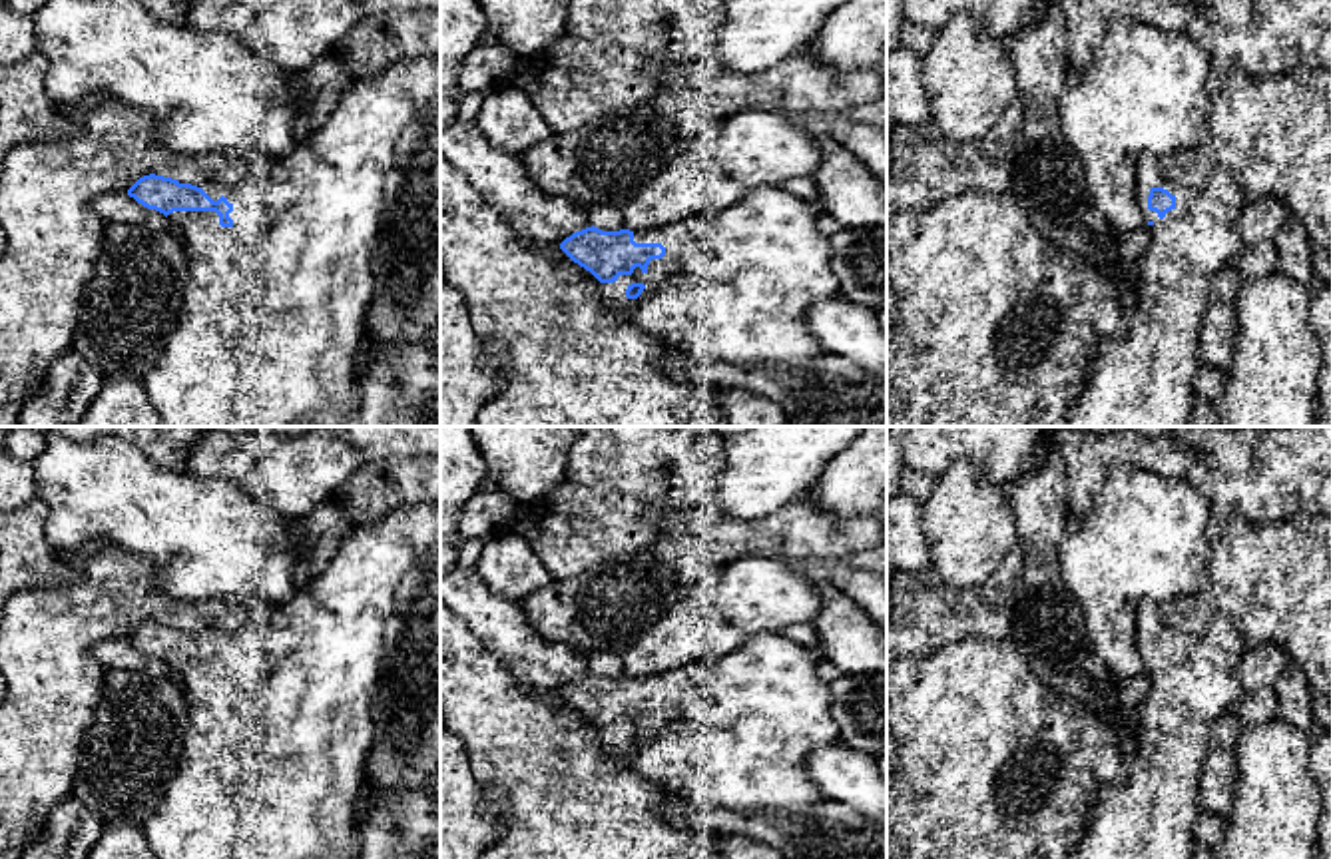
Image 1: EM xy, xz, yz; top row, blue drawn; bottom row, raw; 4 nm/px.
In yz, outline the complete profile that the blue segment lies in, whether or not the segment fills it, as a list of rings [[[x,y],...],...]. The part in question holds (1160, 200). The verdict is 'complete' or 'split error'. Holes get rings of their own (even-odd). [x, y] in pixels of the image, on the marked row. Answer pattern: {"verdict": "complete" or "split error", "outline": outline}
{"verdict": "split error", "outline": [[[1211,143],[1142,155],[1136,183],[1150,225],[1150,243],[1136,263],[1136,305],[1126,311],[1124,335],[1100,345],[1086,391],[1070,407],[1066,427],[1190,427],[1198,401],[1194,379],[1203,363],[1199,333],[1209,287],[1243,247],[1233,223],[1247,199]]]}

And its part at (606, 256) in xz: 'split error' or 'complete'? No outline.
split error

